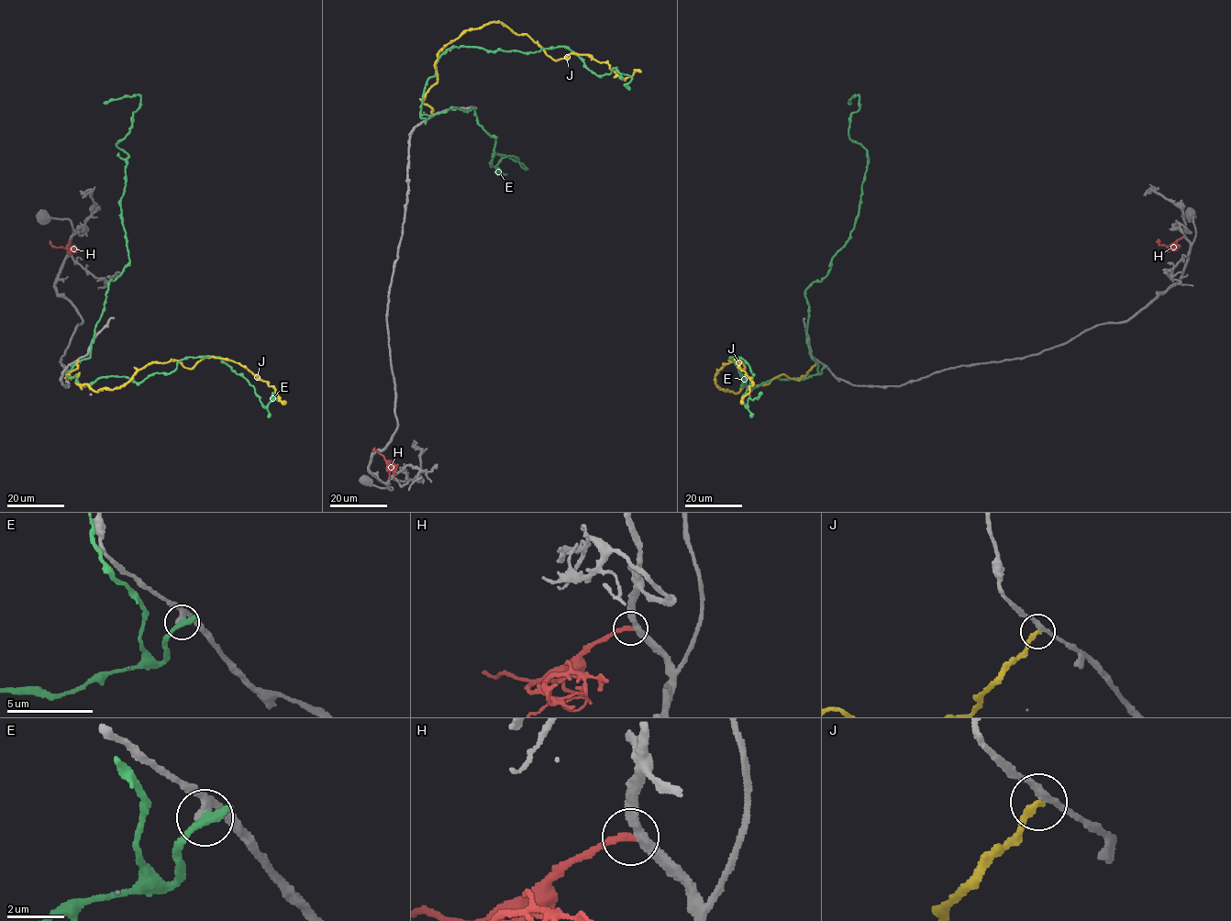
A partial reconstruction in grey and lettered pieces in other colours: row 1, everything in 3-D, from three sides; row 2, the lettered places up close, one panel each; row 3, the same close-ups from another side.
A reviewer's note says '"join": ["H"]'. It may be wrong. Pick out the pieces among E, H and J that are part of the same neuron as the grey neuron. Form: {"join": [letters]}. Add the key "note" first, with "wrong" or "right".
{"note": "right", "join": ["H"]}

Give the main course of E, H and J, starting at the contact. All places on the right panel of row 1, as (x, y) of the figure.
E: (824, 367), (810, 356), (804, 291), (827, 273), (858, 214), (868, 152), (848, 132), (859, 96), (849, 103)
H: (1183, 237), (1169, 246), (1159, 245), (1158, 238)
J: (817, 361), (799, 380), (734, 393), (715, 384), (723, 363), (743, 369), (737, 358), (752, 382), (743, 403)

